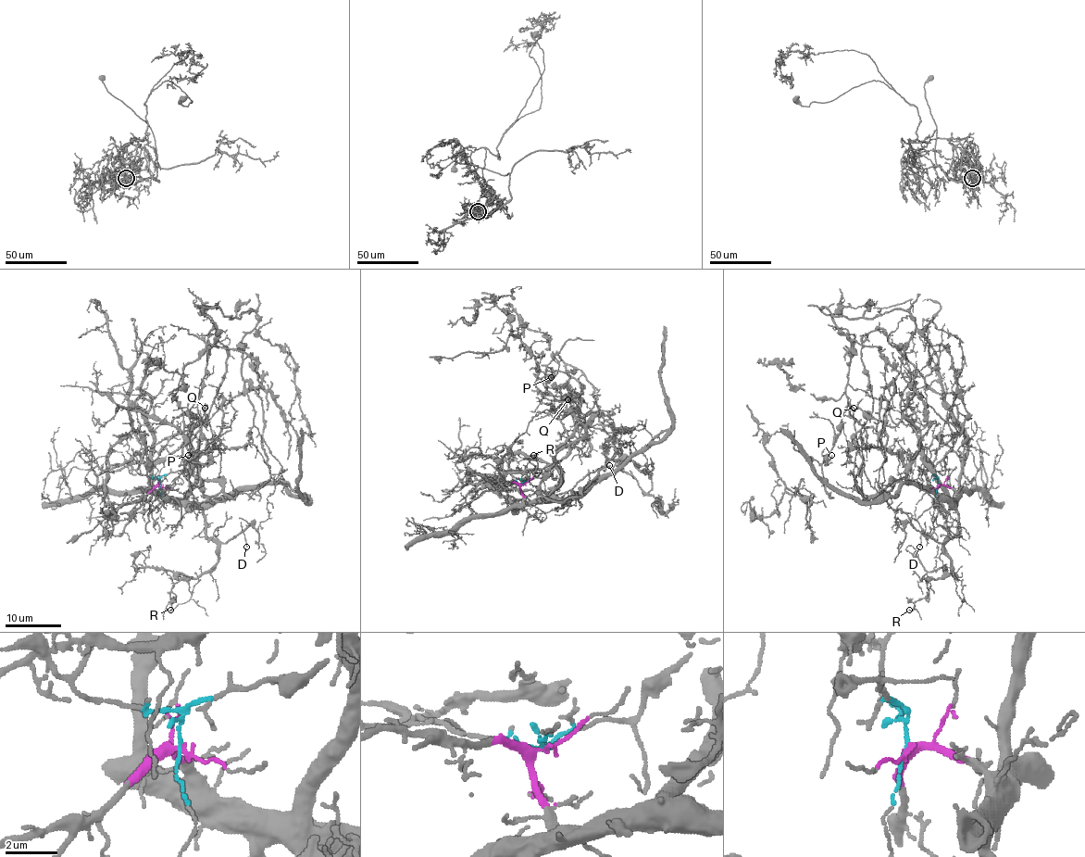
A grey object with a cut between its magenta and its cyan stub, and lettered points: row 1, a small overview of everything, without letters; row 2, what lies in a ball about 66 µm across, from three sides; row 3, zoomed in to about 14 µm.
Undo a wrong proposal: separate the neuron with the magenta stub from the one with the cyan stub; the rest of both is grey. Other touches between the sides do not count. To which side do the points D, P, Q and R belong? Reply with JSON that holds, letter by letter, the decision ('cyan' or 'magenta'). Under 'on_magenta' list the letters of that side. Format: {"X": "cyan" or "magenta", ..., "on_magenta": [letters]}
{"D": "magenta", "P": "cyan", "Q": "magenta", "R": "magenta", "on_magenta": ["D", "Q", "R"]}

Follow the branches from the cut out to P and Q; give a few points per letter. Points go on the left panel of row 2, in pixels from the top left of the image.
P: (159, 485), (140, 474), (143, 452), (258, 384), (257, 363), (216, 341), (184, 366), (175, 397), (187, 455)
Q: (159, 485), (169, 496), (184, 498), (194, 485), (197, 458), (193, 453), (192, 464), (214, 447), (204, 409)

